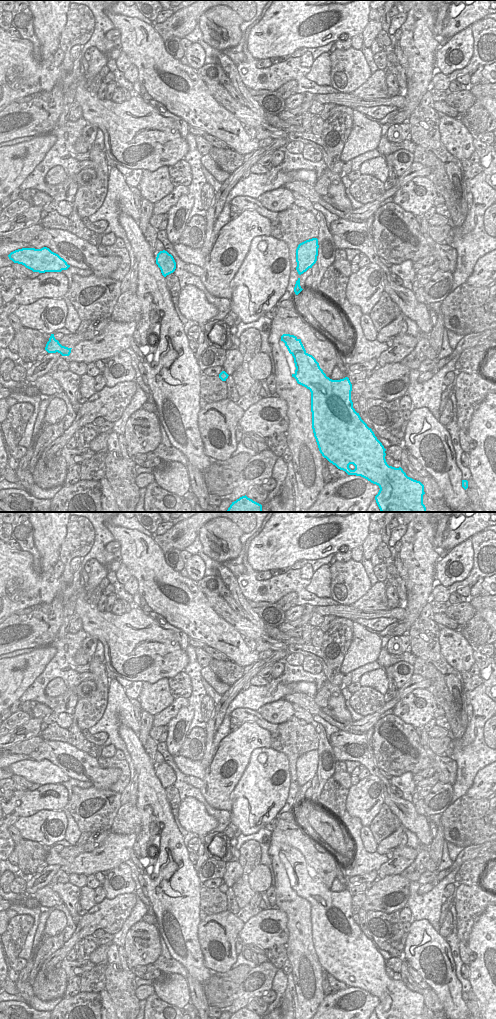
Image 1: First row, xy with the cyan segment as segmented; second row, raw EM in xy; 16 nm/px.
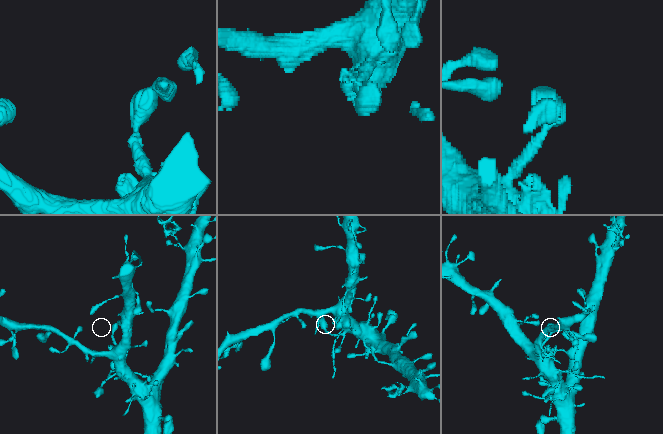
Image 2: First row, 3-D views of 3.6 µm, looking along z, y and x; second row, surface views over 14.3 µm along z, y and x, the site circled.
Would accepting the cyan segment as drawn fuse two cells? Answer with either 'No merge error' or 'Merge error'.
No merge error

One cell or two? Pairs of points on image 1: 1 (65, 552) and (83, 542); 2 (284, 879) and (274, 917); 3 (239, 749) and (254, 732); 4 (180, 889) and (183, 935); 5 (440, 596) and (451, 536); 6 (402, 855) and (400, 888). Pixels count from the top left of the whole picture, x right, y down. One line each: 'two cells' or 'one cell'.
1: one cell
2: two cells
3: one cell
4: one cell
5: two cells
6: two cells

